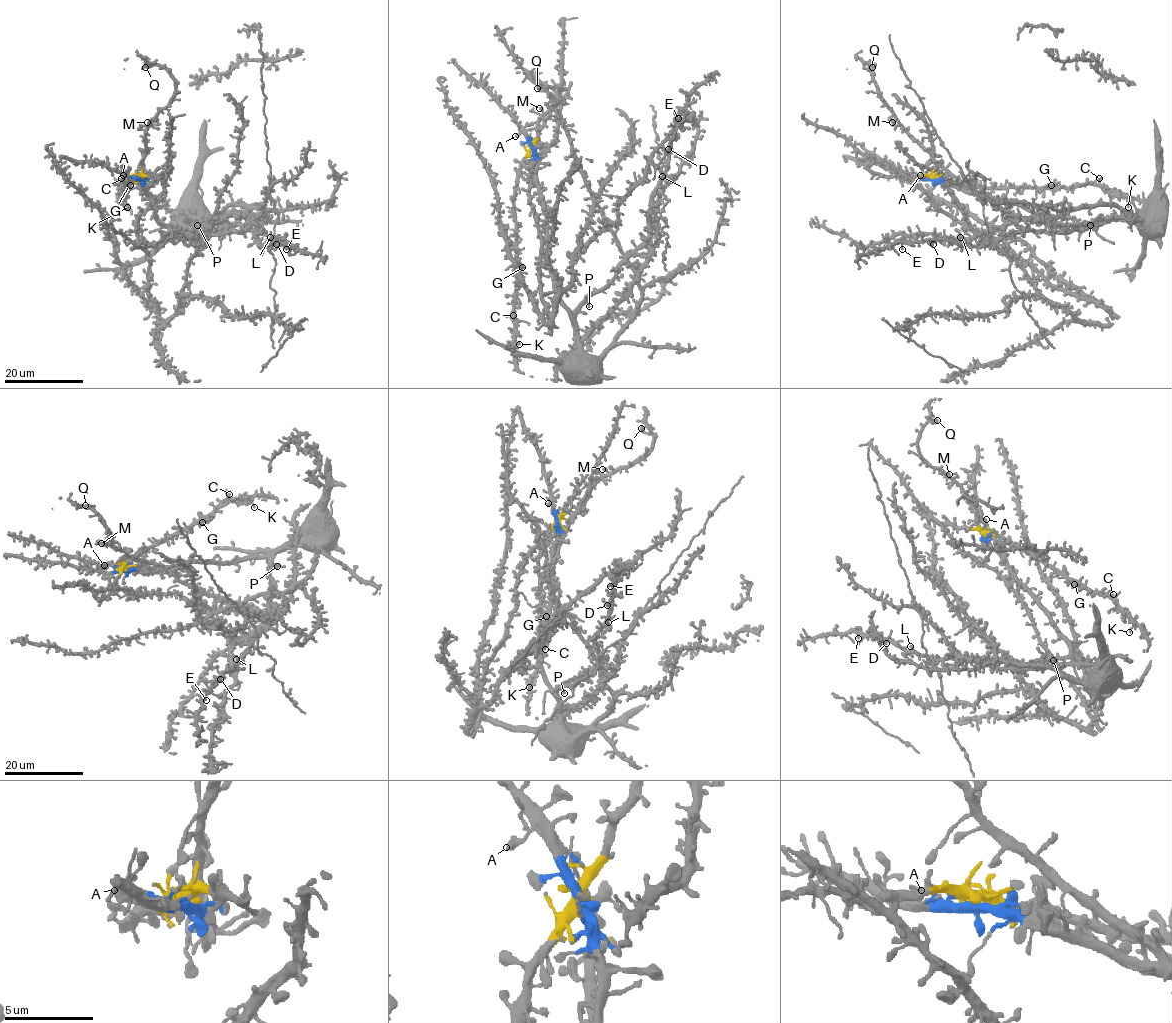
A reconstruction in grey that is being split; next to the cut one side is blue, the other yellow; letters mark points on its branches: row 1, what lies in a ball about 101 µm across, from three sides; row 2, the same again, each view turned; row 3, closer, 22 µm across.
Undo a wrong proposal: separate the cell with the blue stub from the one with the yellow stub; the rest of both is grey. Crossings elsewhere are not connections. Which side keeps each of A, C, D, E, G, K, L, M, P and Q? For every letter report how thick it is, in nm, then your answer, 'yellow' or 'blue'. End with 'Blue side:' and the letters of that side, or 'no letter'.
A: 480 nm thick; blue
C: 160 nm thick; yellow
D: 380 nm thick; blue
E: 240 nm thick; blue
G: 400 nm thick; yellow
K: 180 nm thick; yellow
L: 320 nm thick; blue
M: 360 nm thick; blue
P: 240 nm thick; blue
Q: 380 nm thick; blue
Blue side: A, D, E, L, M, P, Q

